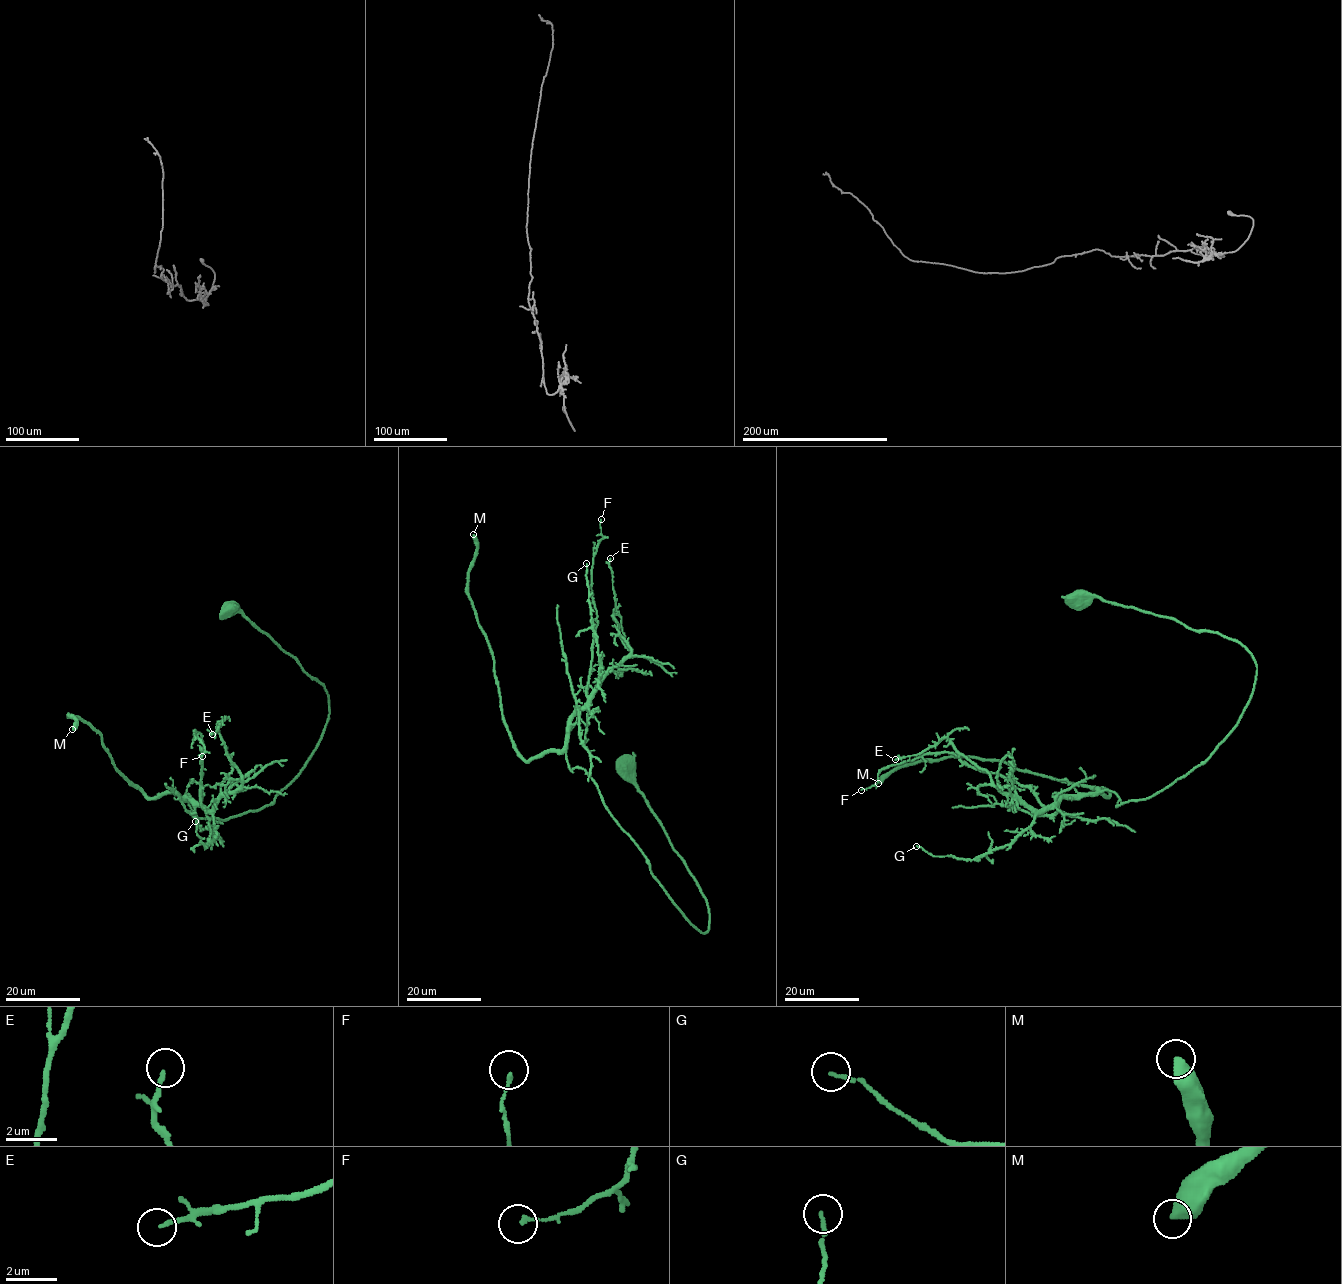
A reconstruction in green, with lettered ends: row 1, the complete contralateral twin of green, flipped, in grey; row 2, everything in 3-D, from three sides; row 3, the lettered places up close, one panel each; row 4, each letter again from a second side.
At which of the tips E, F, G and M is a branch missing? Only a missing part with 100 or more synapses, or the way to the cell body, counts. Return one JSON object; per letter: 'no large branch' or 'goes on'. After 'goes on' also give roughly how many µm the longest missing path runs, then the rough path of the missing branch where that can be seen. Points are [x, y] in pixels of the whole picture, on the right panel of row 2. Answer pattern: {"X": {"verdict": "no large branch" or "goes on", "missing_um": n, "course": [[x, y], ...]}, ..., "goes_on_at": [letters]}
{"E": {"verdict": "no large branch"}, "F": {"verdict": "no large branch"}, "G": {"verdict": "no large branch"}, "M": {"verdict": "goes on", "missing_um": 550}, "goes_on_at": ["M"]}

